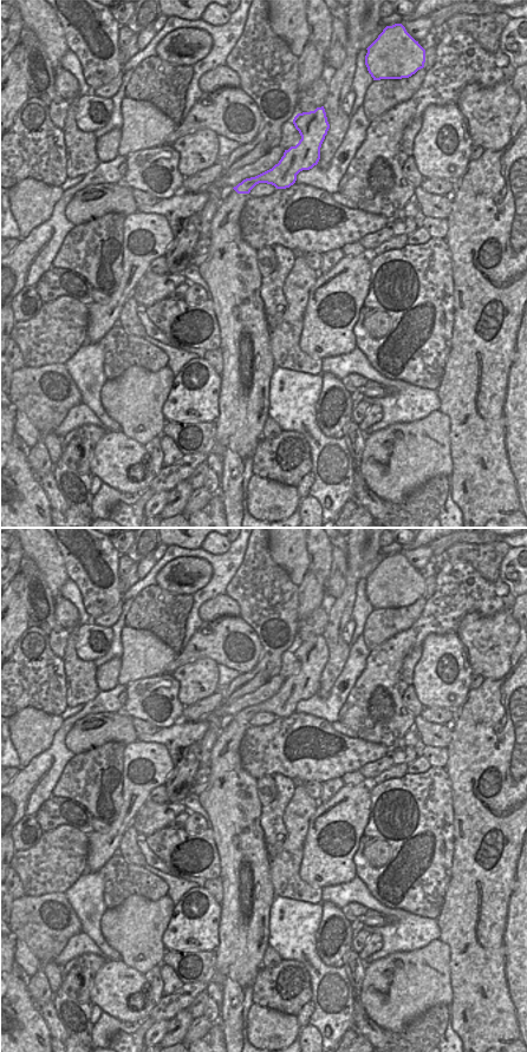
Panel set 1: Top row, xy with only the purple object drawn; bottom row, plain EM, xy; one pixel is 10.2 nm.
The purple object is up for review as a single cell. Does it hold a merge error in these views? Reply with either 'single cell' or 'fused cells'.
single cell

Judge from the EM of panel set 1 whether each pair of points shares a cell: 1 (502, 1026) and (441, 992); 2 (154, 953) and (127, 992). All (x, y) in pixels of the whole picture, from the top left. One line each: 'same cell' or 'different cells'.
1: different cells
2: different cells

